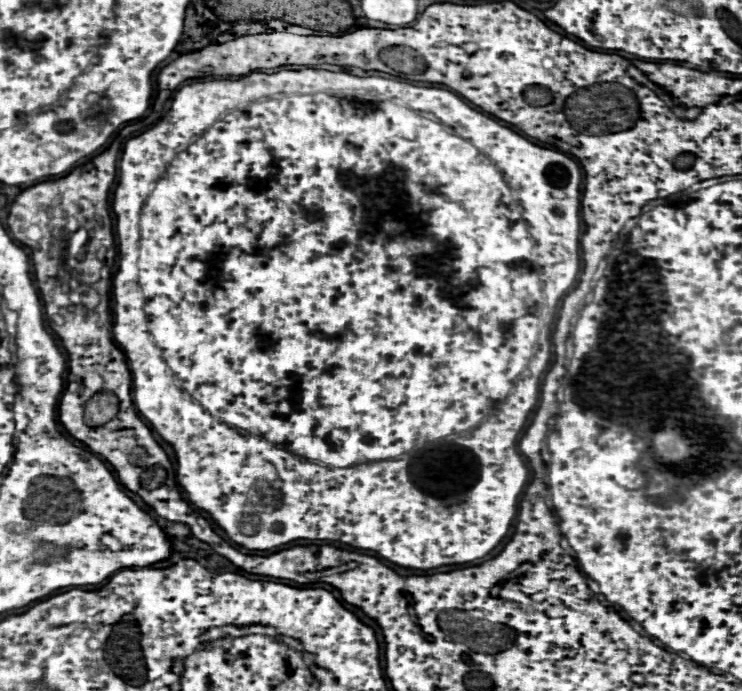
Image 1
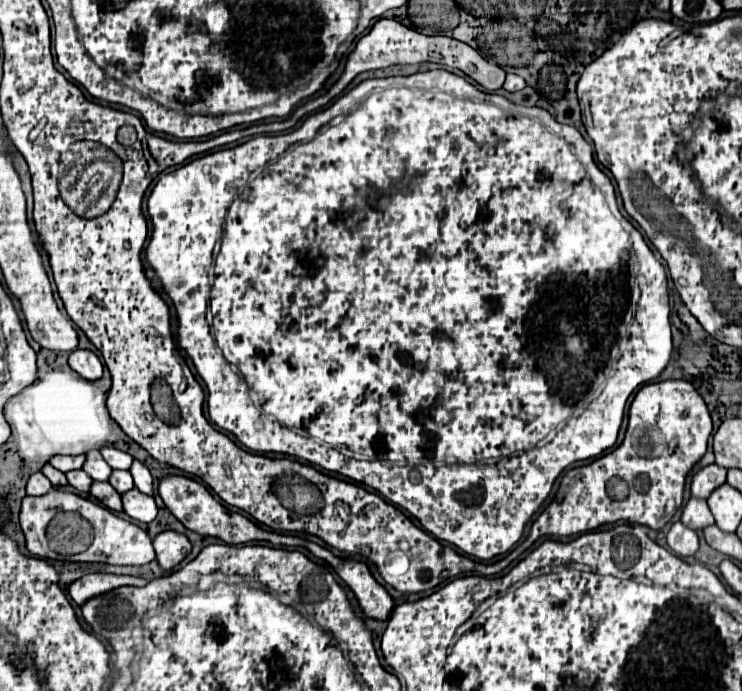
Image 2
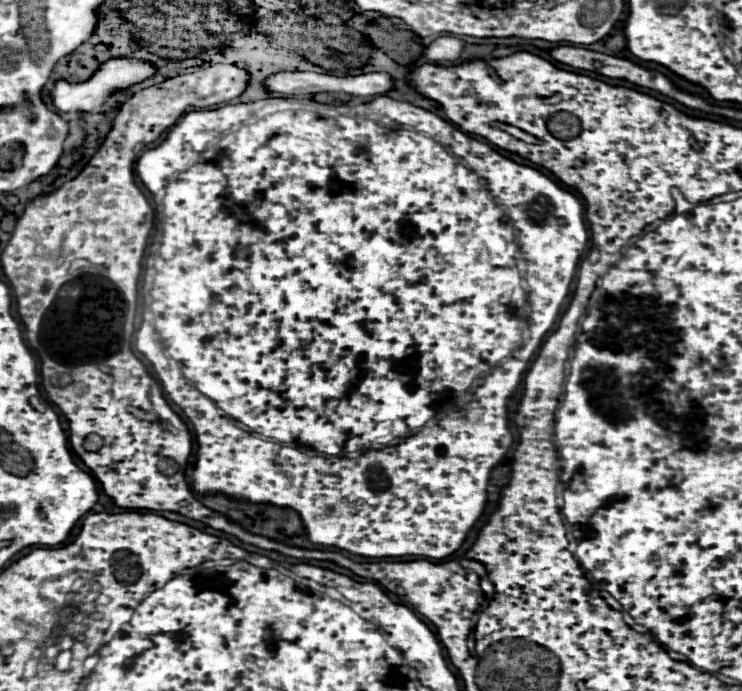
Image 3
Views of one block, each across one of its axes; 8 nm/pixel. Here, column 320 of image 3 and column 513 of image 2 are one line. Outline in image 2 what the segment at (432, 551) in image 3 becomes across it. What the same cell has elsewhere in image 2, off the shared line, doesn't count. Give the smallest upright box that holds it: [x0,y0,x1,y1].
[144,69,672,560]

